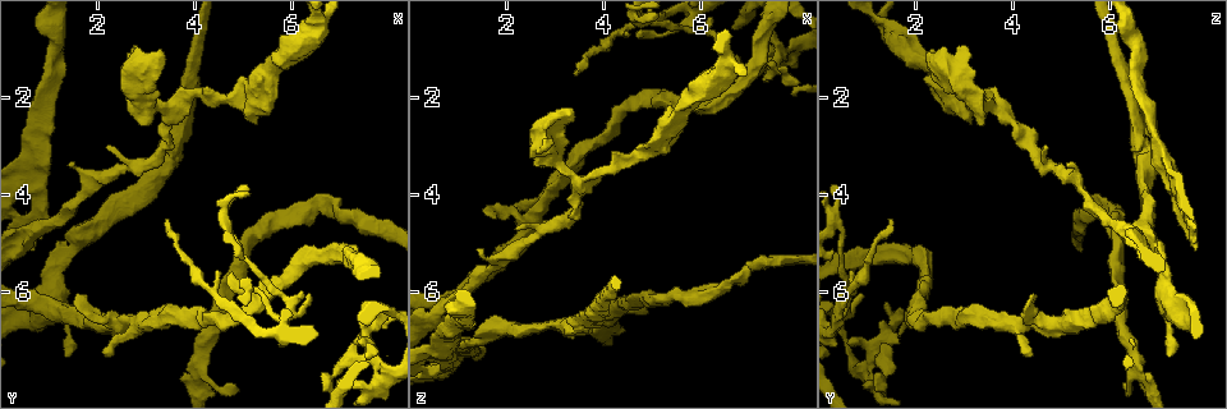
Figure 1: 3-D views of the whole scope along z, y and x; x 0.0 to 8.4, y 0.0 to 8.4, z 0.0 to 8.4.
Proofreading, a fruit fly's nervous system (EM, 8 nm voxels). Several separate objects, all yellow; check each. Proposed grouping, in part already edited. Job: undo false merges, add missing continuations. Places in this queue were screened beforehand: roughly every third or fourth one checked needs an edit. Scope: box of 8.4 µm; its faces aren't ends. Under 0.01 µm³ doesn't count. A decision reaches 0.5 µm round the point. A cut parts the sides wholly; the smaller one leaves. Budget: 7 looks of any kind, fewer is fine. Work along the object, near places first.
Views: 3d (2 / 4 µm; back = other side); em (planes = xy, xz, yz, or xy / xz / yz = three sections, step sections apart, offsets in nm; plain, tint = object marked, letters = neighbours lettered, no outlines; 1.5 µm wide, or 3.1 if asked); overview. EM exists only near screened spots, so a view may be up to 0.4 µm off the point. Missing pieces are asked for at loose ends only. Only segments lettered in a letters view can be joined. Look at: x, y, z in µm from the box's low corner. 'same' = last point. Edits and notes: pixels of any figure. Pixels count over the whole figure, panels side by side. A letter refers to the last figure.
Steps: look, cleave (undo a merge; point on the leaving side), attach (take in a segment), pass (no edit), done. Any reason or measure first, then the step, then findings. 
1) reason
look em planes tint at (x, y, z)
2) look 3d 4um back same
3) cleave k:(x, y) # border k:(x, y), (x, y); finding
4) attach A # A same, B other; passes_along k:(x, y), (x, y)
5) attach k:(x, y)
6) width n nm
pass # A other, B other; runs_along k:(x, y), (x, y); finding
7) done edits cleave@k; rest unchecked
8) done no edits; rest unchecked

free end
look em xy step 8 letters at (2.15, 7.15, 4.40)

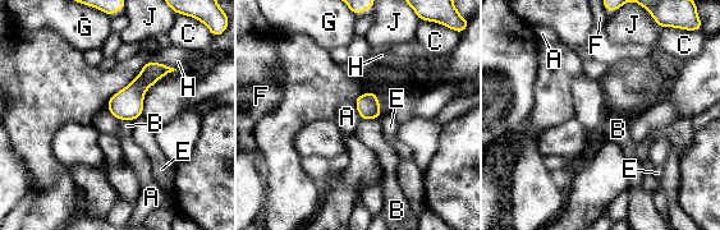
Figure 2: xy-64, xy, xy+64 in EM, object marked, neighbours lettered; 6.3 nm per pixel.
width 150 nm
pass # A other, B other, C other, E other, F other, G other, H other, J other; border 2:(353, 100), (361, 119); none of them fits

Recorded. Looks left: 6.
look em planes letters at (1.55, 3.40, 5.10)

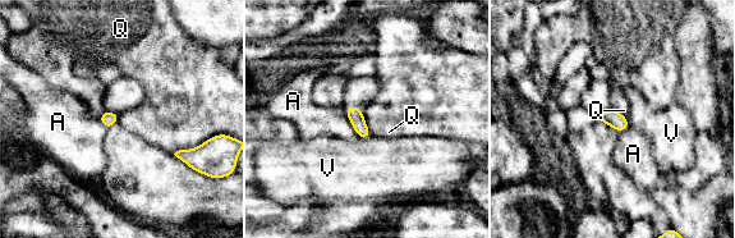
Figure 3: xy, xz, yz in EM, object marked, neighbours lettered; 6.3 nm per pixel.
width 100 nm
pass # A other, Q other, V other; no lettered segment goes on from it

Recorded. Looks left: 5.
an open end
look em planes letters at (3.30, 1.05, 2.35)

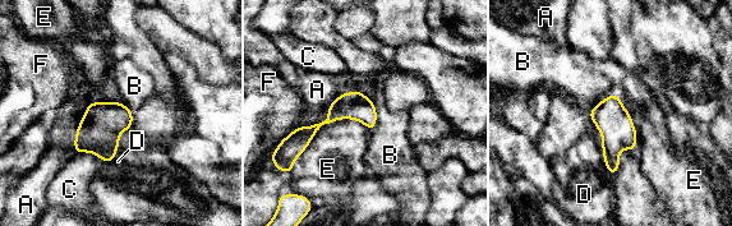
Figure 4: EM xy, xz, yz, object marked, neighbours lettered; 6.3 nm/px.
pass # A other, B other, C other, D other, E other, F other; no lettered segment goes on from it

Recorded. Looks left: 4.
done no edits; rest unchecked

